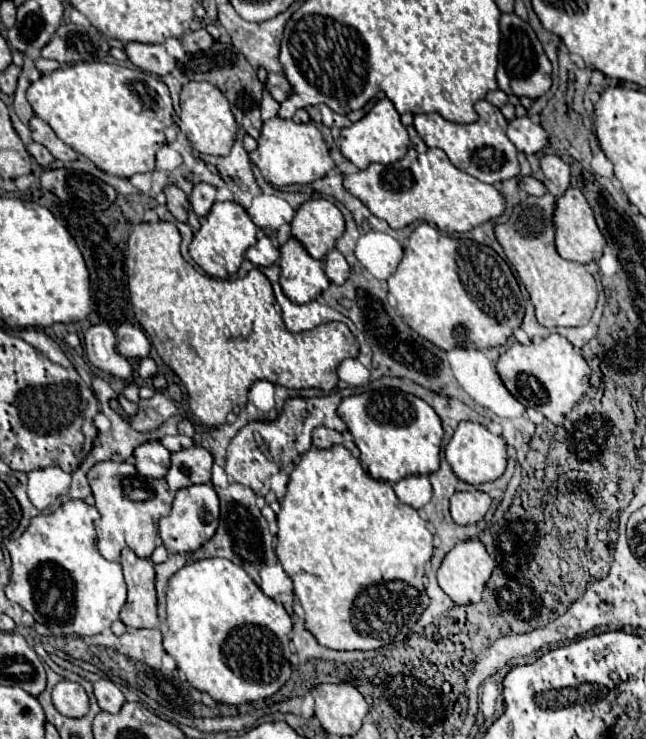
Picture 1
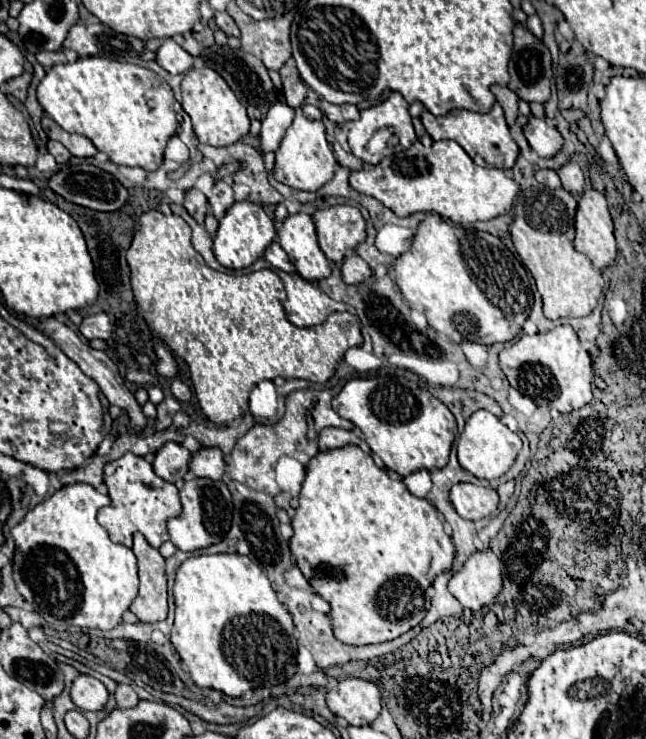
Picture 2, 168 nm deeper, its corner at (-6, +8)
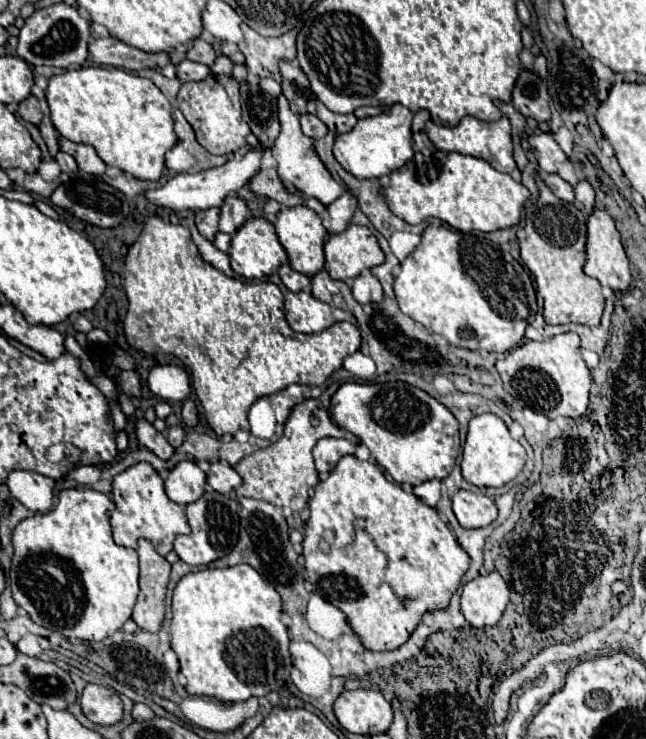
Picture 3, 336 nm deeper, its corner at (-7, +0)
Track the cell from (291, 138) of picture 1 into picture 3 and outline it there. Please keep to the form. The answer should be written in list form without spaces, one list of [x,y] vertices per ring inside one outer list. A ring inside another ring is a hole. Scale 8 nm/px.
[[[286,101],[278,103],[278,113],[280,113],[280,127],[282,129],[280,129],[280,135],[272,147],[272,155],[278,161],[278,177],[286,185],[292,185],[294,189],[302,191],[306,197],[316,197],[322,205],[330,205],[334,199],[338,199],[344,193],[344,189],[332,179],[332,175],[328,173],[328,169],[320,161],[320,157],[314,149],[314,139],[302,133],[298,115],[294,115],[290,111]]]

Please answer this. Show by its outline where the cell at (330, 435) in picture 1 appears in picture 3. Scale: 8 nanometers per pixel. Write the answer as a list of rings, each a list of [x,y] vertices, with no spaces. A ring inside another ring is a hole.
[[[334,437],[320,439],[314,447],[314,461],[316,461],[318,473],[322,475],[330,473],[330,469],[334,469],[340,457],[352,455],[352,453],[354,453],[354,445],[346,439],[334,439]]]

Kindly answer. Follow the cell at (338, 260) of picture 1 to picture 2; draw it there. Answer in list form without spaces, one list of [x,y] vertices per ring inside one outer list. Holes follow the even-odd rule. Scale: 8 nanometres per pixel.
[[[359,255],[347,257],[341,265],[341,271],[343,271],[343,281],[349,283],[349,285],[357,285],[361,281],[367,281],[373,273],[371,267]]]

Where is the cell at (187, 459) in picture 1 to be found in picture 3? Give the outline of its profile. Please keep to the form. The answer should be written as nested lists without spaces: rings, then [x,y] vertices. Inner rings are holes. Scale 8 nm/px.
[[[222,461],[212,463],[210,471],[206,475],[208,475],[208,485],[218,493],[228,493],[242,483],[242,479],[234,471],[234,467],[230,467],[228,463],[222,463]]]

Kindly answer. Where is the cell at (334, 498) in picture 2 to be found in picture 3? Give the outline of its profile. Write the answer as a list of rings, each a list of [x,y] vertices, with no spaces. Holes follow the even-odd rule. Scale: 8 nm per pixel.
[[[344,455],[338,465],[330,471],[330,475],[326,479],[322,479],[316,487],[314,493],[310,497],[310,517],[304,523],[304,541],[302,541],[302,557],[304,557],[304,569],[308,573],[308,581],[310,585],[316,589],[314,593],[318,593],[322,599],[326,599],[328,603],[332,603],[334,607],[338,607],[344,615],[348,625],[352,627],[352,631],[356,633],[356,637],[360,639],[360,643],[370,649],[370,651],[390,651],[390,649],[398,649],[400,645],[404,645],[408,641],[408,637],[412,635],[412,631],[416,629],[416,625],[420,623],[422,615],[430,609],[446,609],[450,595],[458,589],[462,575],[466,573],[468,565],[470,565],[470,557],[468,553],[458,545],[458,541],[454,539],[454,535],[450,533],[450,529],[442,523],[442,519],[438,517],[438,511],[434,507],[428,507],[426,503],[422,503],[414,493],[406,493],[402,487],[390,483],[384,473],[370,461],[360,461],[354,455]]]

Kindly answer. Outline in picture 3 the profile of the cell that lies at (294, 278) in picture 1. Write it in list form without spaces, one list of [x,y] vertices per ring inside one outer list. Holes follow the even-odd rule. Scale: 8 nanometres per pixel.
[[[296,205],[290,209],[282,209],[278,213],[278,221],[274,225],[276,225],[276,233],[278,233],[280,243],[288,253],[290,267],[294,271],[304,273],[308,277],[314,277],[316,273],[320,273],[324,269],[324,249],[322,247],[324,247],[324,239],[326,239],[328,231],[322,225],[322,219],[318,217],[318,213],[314,213],[306,205]]]

